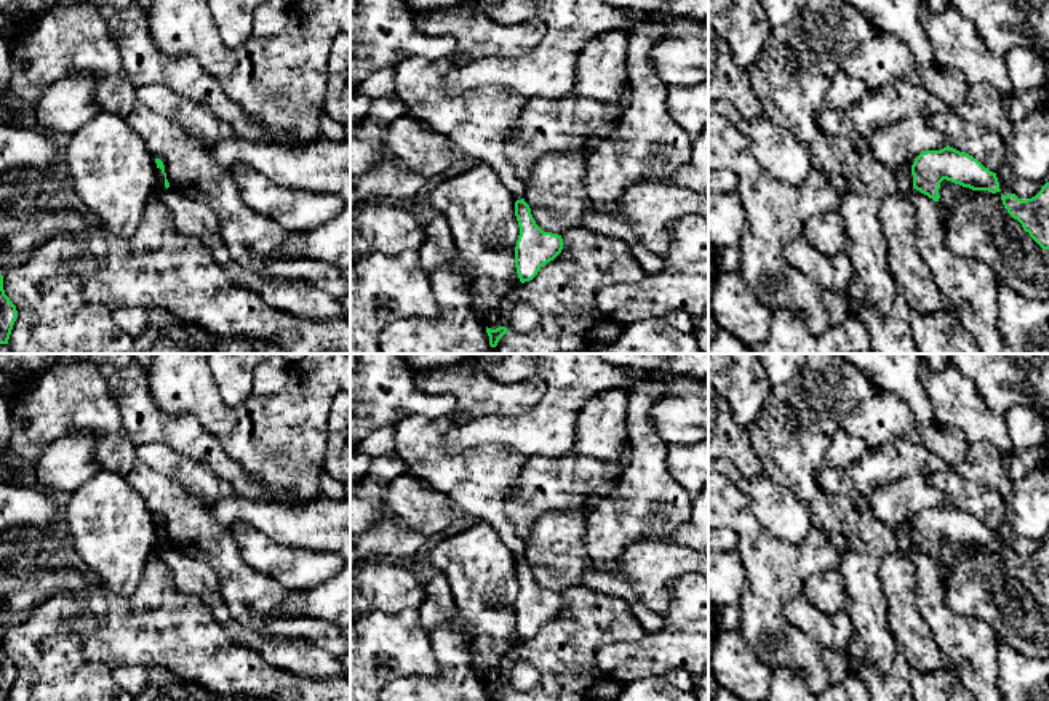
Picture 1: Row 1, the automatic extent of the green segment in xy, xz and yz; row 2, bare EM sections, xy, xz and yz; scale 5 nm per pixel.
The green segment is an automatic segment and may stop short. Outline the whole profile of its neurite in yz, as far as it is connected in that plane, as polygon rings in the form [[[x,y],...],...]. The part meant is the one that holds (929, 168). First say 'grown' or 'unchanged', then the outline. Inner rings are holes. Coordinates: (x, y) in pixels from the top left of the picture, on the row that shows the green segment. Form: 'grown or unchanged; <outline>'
unchanged; [[[950,146],[940,150],[921,152],[913,165],[913,189],[939,202],[943,179],[972,190],[999,192],[996,173],[985,168],[977,158]]]

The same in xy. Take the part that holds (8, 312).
unchanged; [[[0,275],[0,344],[8,344],[18,310],[3,290],[3,275]]]

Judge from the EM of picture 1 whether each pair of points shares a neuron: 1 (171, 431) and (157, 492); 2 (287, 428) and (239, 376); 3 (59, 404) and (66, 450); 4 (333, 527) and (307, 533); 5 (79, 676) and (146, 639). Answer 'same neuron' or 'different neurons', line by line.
1: different neurons
2: different neurons
3: different neurons
4: same neuron
5: different neurons

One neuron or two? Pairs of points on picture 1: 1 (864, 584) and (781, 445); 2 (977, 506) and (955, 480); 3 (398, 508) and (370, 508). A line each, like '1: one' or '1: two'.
1: one
2: one
3: two

